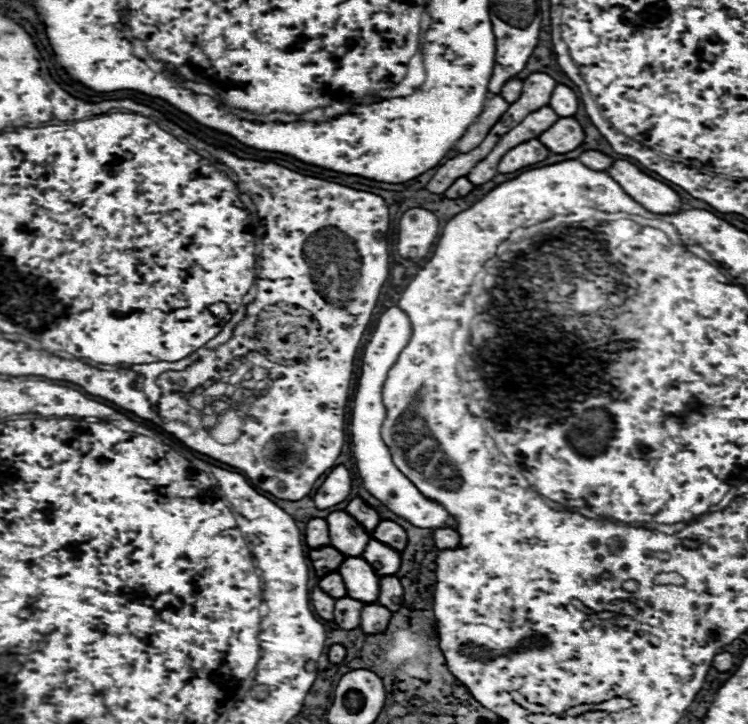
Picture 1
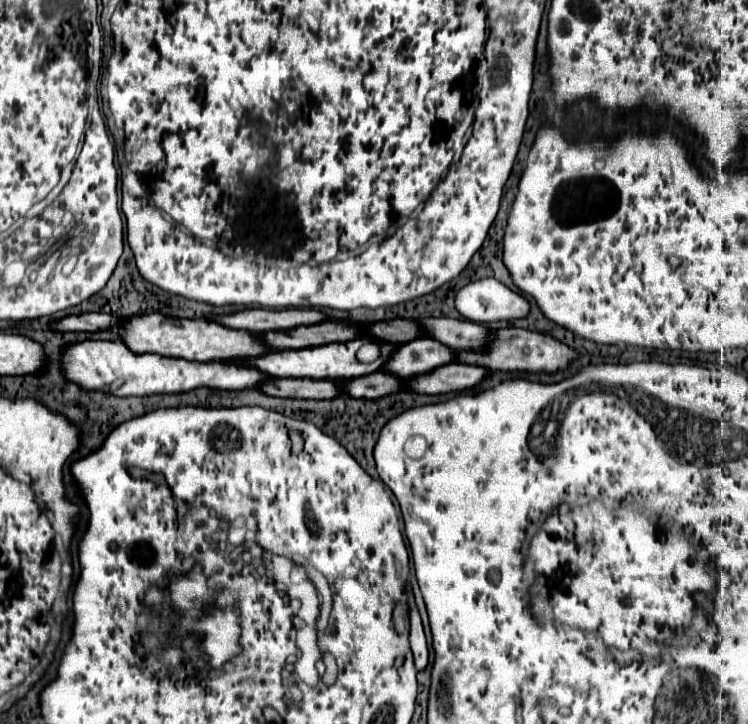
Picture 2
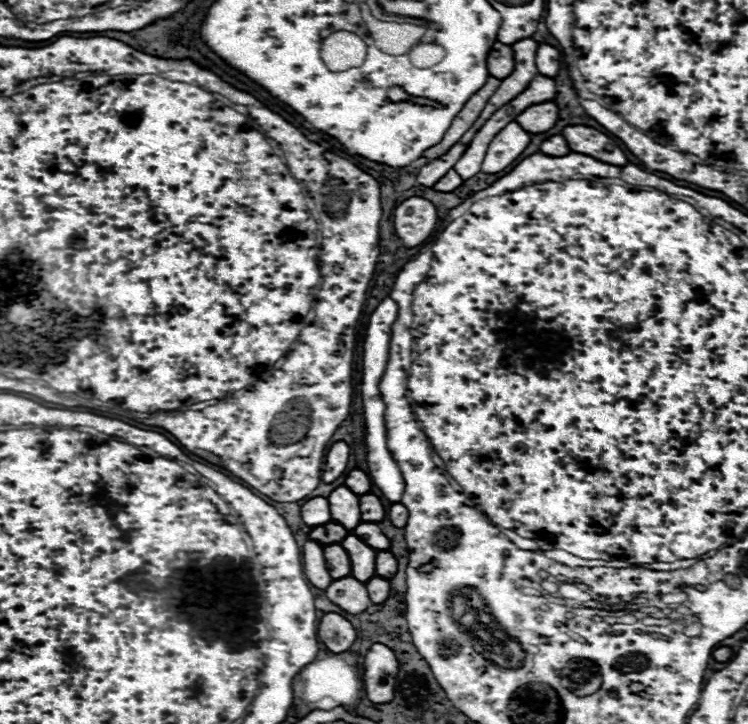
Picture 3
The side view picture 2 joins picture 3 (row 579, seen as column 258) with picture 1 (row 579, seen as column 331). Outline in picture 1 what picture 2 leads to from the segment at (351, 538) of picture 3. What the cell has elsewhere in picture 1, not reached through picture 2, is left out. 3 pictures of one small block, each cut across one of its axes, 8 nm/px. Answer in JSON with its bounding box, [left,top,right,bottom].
[338,556,380,604]

